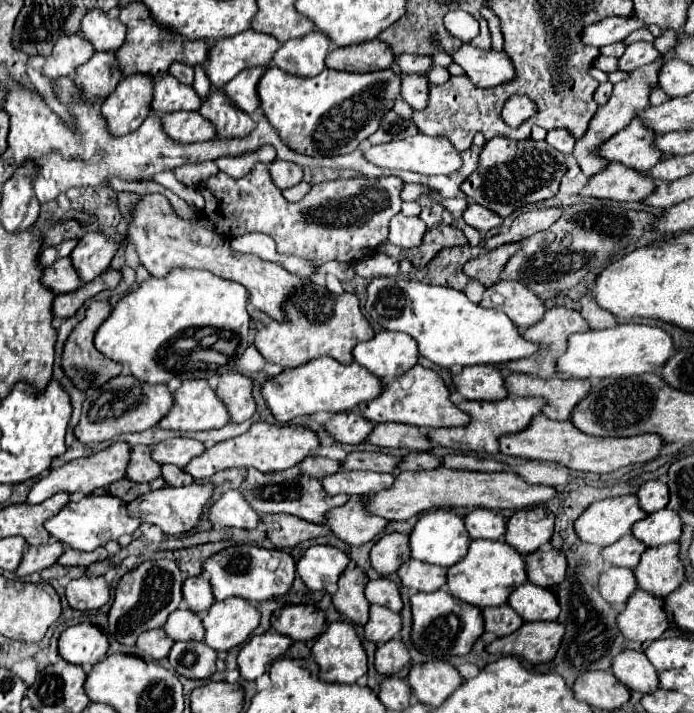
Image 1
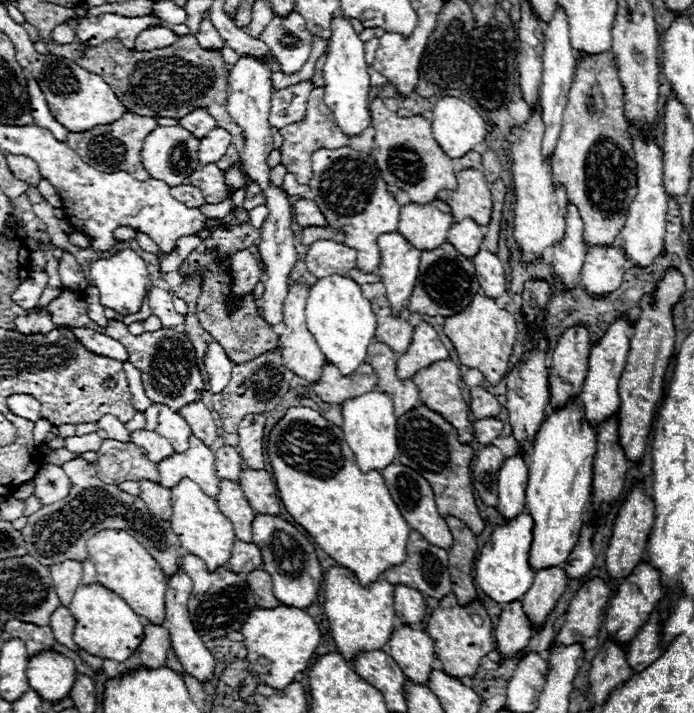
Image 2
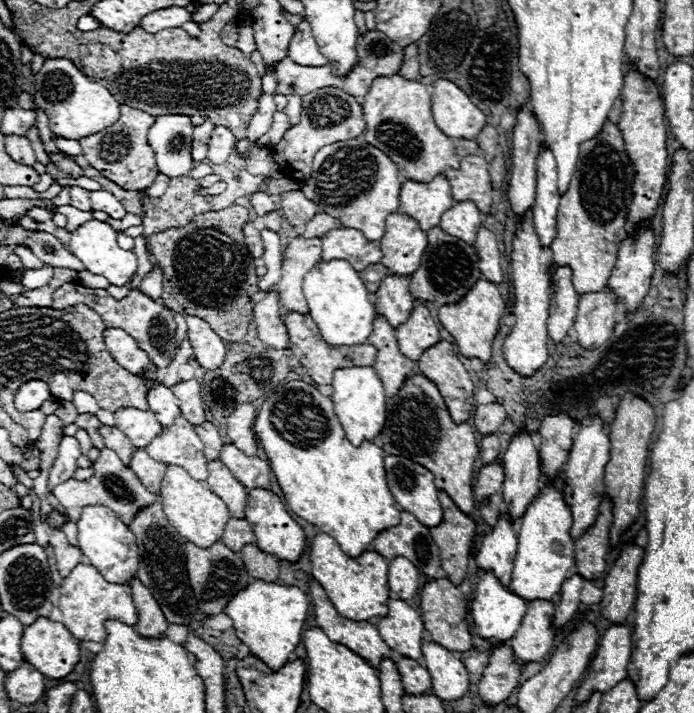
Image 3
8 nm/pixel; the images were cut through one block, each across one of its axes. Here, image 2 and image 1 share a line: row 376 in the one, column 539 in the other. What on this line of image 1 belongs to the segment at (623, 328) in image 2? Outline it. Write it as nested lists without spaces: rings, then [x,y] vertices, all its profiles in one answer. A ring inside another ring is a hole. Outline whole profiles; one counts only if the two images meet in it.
[[[526,582],[524,586],[518,586],[508,604],[524,618],[524,622],[530,620],[556,620],[560,614],[560,604],[556,600],[556,594],[548,588],[536,586],[532,582]]]

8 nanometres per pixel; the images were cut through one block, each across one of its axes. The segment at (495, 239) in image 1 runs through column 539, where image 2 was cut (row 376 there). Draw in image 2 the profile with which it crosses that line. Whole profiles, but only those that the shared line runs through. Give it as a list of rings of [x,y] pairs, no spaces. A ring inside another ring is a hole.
[[[210,342],[206,356],[204,356],[204,368],[206,368],[208,380],[210,380],[210,392],[218,394],[230,382],[234,362],[226,356],[224,348],[218,342]]]

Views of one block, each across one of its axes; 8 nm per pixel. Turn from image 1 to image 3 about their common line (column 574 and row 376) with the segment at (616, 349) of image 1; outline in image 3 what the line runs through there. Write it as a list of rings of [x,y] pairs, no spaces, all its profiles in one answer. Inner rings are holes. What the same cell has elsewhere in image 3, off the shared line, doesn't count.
[[[352,366],[352,368],[338,368],[334,370],[332,380],[332,402],[336,416],[346,432],[346,438],[352,444],[360,444],[362,440],[372,440],[380,434],[386,422],[386,398],[384,398],[384,384],[378,378],[372,366]]]

